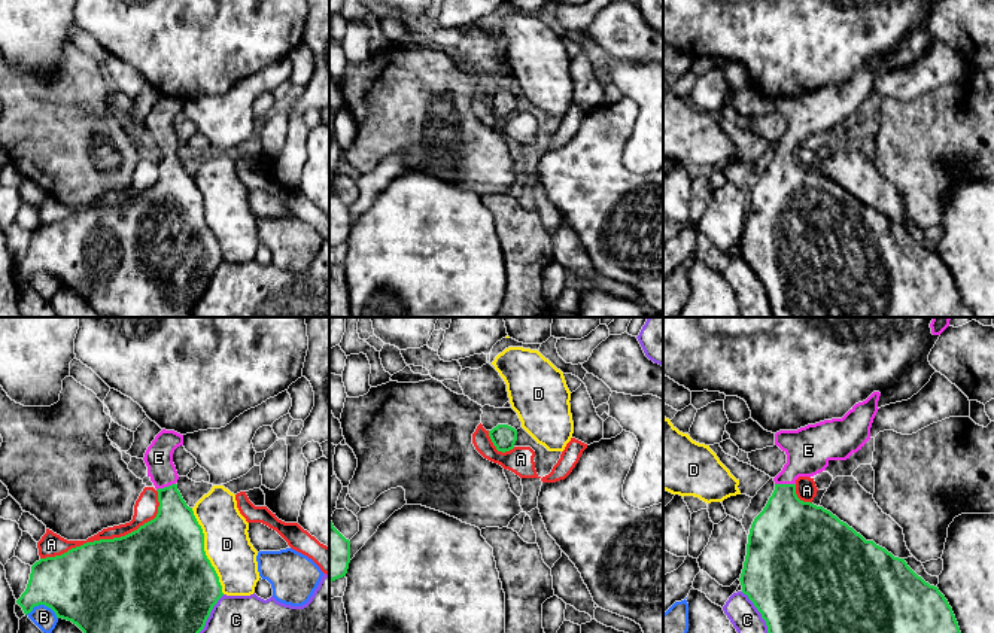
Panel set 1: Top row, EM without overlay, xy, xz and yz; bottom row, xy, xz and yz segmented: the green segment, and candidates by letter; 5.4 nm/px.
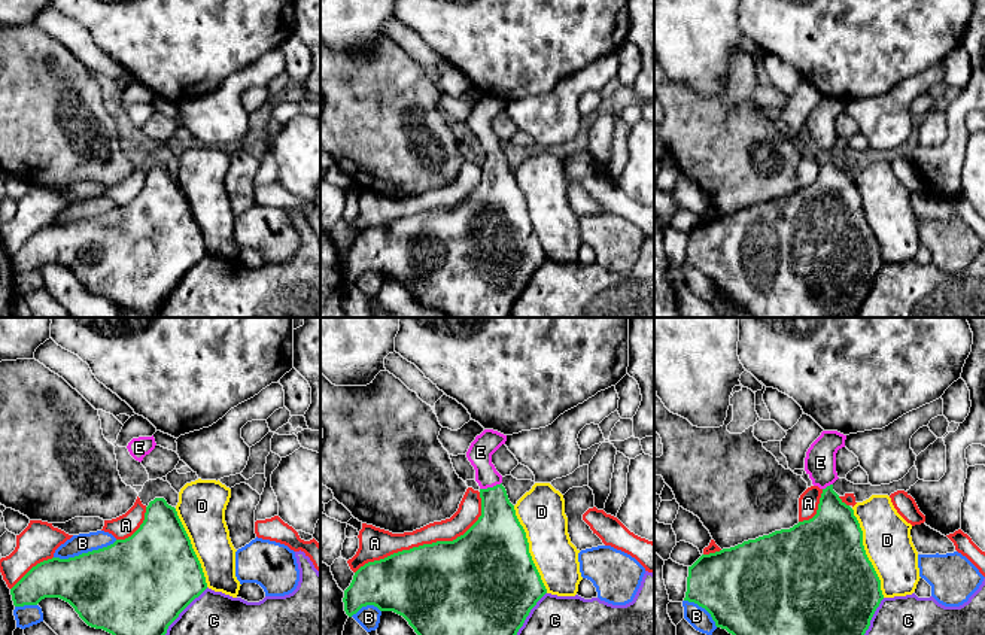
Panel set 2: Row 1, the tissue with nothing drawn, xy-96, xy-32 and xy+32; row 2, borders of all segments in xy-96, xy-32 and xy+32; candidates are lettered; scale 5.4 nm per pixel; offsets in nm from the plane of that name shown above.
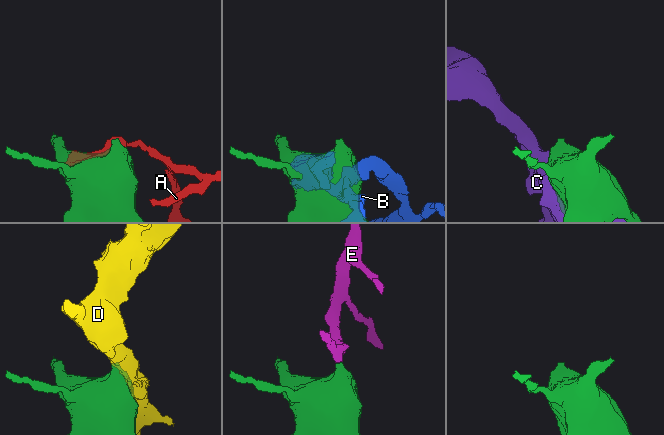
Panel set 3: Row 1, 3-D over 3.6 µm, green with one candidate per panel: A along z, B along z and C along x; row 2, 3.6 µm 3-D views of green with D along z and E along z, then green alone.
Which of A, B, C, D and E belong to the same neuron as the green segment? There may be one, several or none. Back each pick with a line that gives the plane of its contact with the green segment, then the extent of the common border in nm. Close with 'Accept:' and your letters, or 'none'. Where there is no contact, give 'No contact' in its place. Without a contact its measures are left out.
E: Touches green in yz. Shared border 110 nm
Accept: E

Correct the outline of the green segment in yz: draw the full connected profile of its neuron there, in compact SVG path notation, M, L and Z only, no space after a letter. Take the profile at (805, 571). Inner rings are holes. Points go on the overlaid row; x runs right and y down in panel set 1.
M873 392L855 404L842 419L824 420L797 430L775 433L775 445L787 454L787 463L773 478L775 490L763 511L754 518L741 573L742 593L766 621L767 633L961 633L952 608L937 587L918 576L905 562L873 541L866 541L830 511L796 494L799 477L814 477L830 460L846 460L870 439L881 393Z

